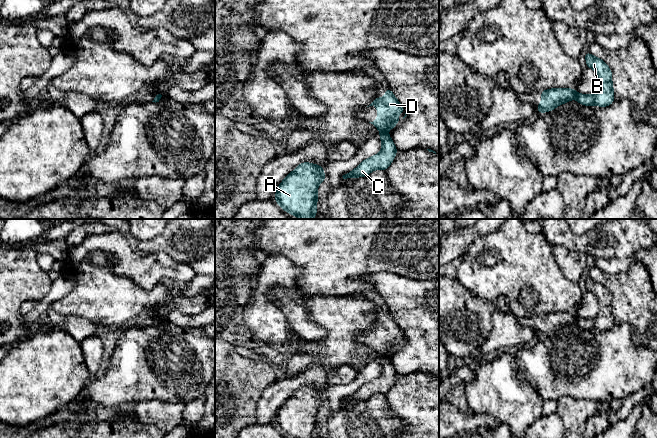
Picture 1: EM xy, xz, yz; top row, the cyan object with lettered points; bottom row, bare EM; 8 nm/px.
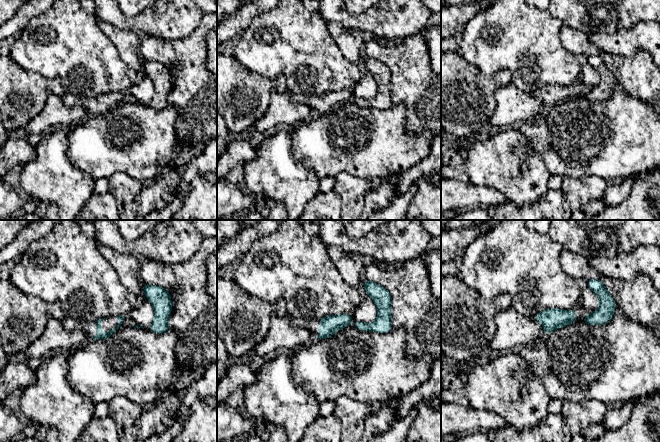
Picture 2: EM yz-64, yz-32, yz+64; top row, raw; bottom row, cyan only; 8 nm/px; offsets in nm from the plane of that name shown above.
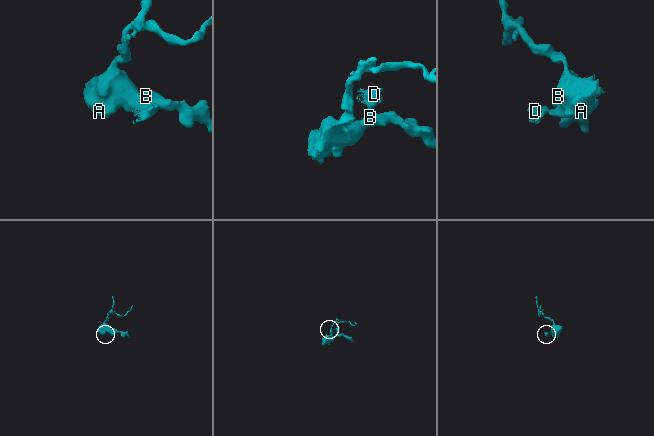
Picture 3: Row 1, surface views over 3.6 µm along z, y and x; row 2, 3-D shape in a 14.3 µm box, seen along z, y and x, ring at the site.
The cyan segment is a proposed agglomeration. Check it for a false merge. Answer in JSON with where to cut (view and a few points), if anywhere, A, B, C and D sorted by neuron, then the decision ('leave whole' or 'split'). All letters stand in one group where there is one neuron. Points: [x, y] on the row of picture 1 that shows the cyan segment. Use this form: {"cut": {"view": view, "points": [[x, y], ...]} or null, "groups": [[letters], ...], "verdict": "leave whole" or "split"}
{"cut": {"view": "xz", "points": [[380, 131], [385, 132]]}, "groups": [["A", "B", "C"], ["D"]], "verdict": "split"}

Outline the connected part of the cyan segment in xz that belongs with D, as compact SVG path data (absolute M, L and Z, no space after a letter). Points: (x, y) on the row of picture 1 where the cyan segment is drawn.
M386 88L386 94L383 98L375 98L369 106L377 107L378 117L375 121L369 122L377 127L380 132L387 132L394 128L400 122L399 112L404 112L404 107L394 96L393 92Z

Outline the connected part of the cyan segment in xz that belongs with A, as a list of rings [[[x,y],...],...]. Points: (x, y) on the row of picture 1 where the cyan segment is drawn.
[[[303,162],[277,187],[275,201],[299,219],[313,219],[317,213],[318,186],[324,181],[322,166]]]

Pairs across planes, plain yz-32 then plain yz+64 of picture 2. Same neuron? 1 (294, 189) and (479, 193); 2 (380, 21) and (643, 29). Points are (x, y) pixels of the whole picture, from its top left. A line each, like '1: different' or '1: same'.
1: different
2: different

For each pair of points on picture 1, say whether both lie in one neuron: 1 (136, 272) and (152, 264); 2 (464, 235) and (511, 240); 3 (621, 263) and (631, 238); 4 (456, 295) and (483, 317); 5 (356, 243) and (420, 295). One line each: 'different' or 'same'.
1: same
2: different
3: different
4: same
5: different

